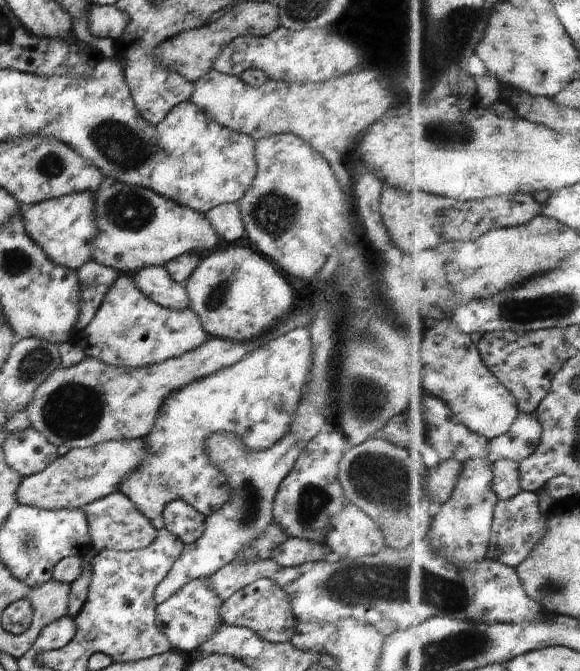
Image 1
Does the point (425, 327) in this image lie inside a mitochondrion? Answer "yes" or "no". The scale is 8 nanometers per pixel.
no

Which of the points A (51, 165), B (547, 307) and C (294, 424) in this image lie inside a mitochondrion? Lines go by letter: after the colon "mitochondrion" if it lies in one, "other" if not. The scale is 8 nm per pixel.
A: mitochondrion
B: mitochondrion
C: other

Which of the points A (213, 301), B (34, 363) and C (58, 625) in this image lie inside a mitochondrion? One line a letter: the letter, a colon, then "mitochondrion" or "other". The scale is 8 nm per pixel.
A: mitochondrion
B: mitochondrion
C: other

